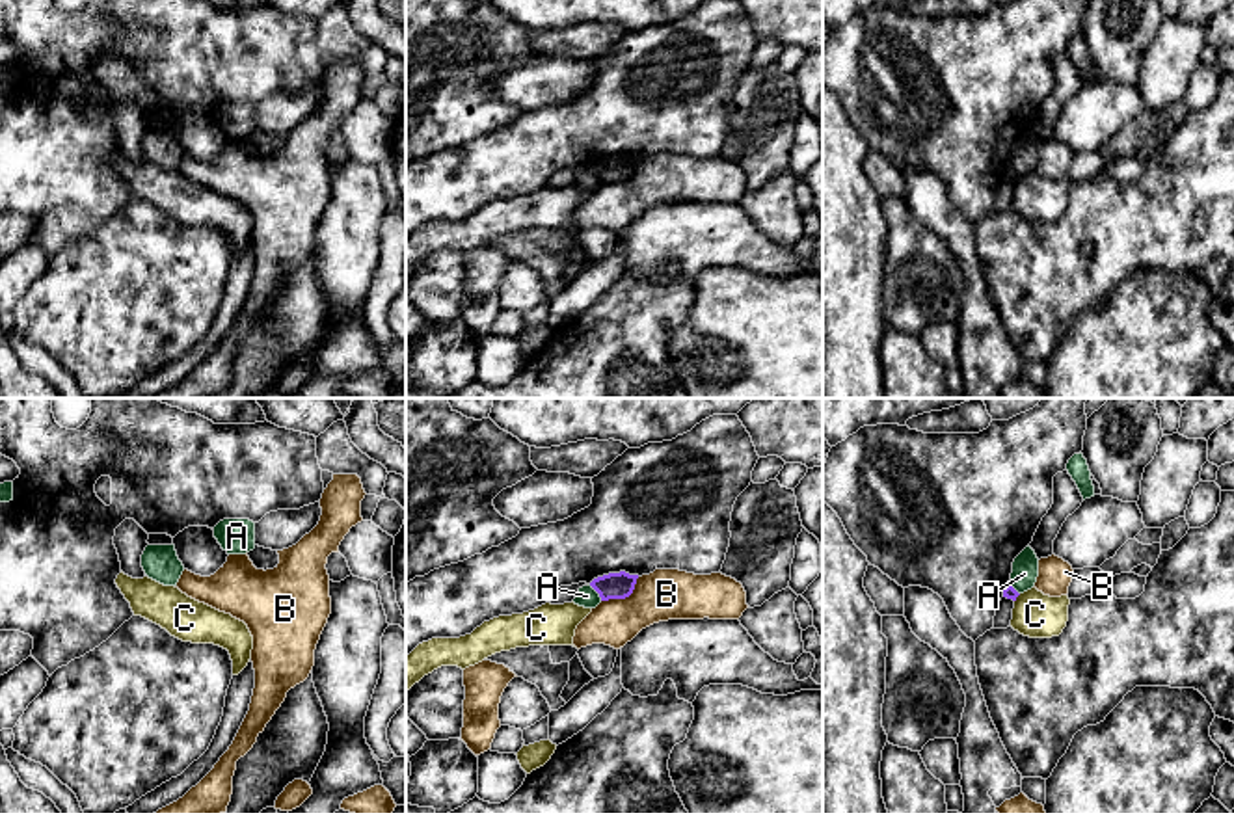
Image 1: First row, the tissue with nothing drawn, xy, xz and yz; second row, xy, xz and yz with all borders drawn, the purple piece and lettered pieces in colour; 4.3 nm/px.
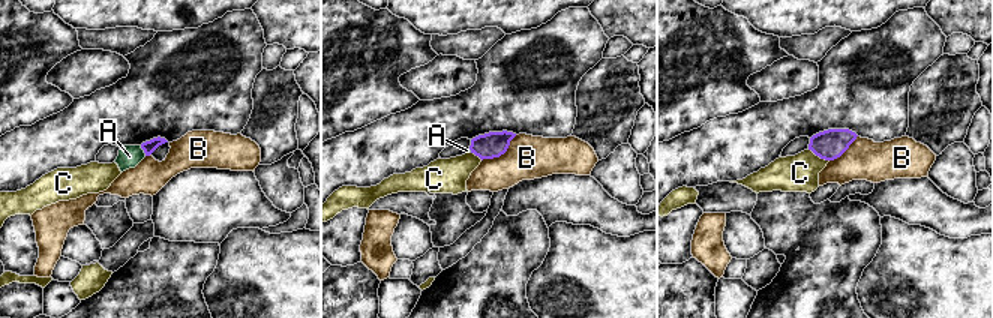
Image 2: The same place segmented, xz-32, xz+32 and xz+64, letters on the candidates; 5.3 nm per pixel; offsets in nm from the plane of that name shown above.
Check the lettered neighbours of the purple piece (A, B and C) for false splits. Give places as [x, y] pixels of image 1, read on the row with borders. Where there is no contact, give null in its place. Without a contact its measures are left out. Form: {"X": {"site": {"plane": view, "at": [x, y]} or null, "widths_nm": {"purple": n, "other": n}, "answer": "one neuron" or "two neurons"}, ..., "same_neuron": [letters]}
{"A": {"site": {"plane": "xz", "at": [596, 590]}, "widths_nm": {"purple": 110, "other": 90}, "answer": "two neurons"}, "B": {"site": {"plane": "xz", "at": [624, 598]}, "widths_nm": {"purple": 110, "other": 220}, "answer": "two neurons"}, "C": {"site": {"plane": "yz", "at": [1017, 596]}, "widths_nm": {"purple": 60, "other": 190}, "answer": "two neurons"}, "same_neuron": []}

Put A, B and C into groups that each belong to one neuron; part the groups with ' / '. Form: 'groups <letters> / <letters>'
groups A / B / C

